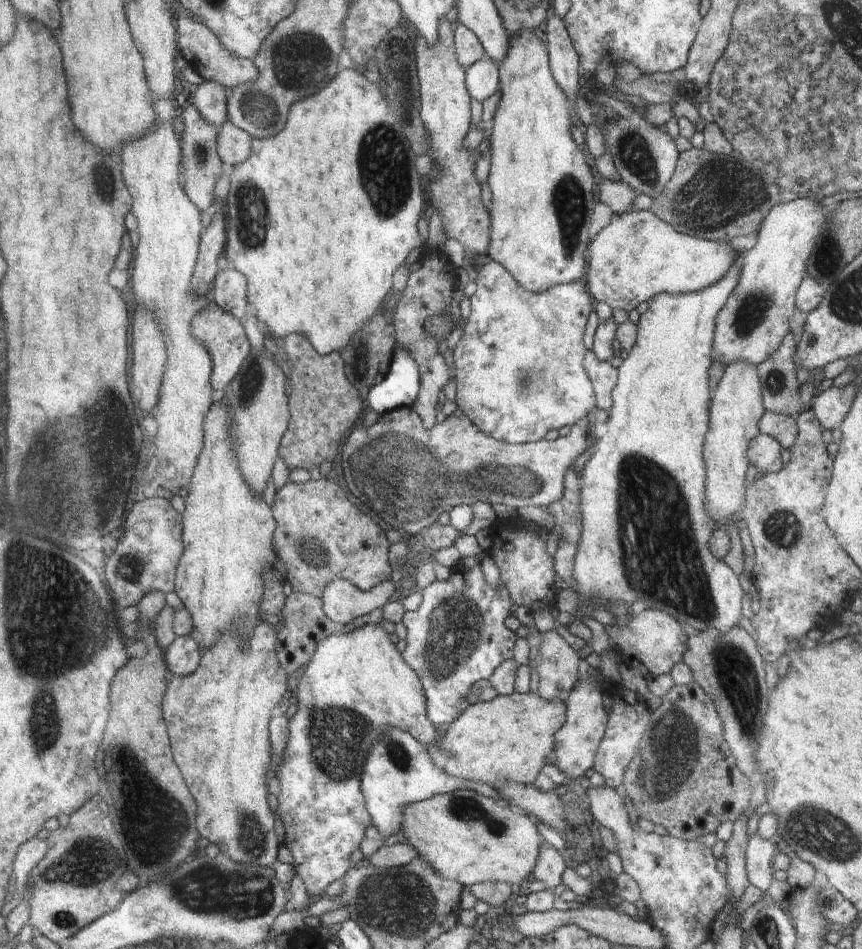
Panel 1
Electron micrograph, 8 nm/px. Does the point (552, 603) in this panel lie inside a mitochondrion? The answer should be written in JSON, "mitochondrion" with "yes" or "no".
{"mitochondrion":"no"}

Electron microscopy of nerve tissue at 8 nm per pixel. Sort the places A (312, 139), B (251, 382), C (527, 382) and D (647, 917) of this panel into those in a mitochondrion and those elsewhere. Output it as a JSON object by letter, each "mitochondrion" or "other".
{"A":"other","B":"mitochondrion","C":"mitochondrion","D":"other"}

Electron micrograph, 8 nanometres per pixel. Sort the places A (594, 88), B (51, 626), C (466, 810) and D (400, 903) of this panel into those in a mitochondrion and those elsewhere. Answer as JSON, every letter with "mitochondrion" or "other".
{"A":"other","B":"mitochondrion","C":"mitochondrion","D":"mitochondrion"}

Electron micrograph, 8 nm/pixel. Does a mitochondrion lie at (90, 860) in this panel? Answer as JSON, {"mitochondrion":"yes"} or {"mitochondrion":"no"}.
{"mitochondrion":"yes"}

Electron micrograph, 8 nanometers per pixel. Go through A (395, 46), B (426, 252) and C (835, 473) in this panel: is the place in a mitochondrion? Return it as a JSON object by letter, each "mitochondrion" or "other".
{"A":"mitochondrion","B":"other","C":"other"}

